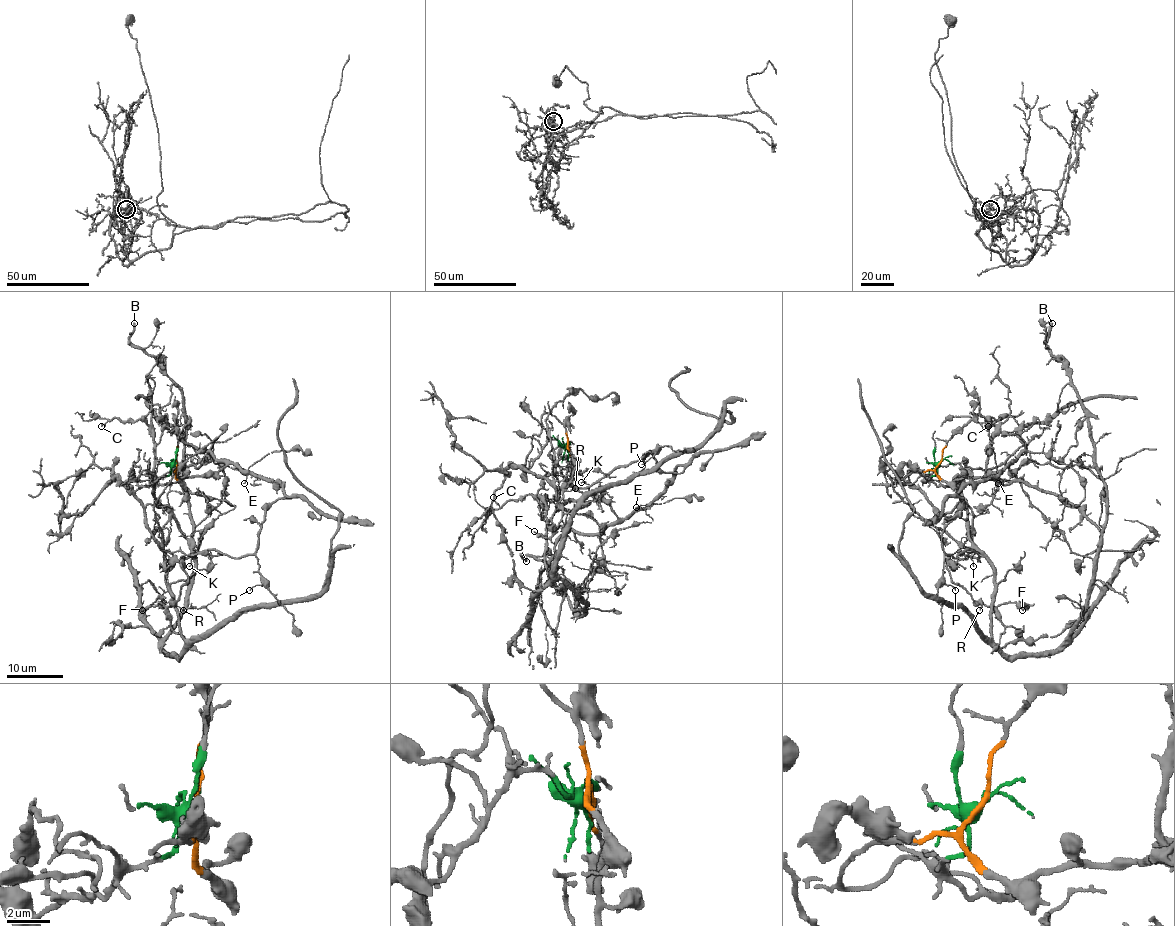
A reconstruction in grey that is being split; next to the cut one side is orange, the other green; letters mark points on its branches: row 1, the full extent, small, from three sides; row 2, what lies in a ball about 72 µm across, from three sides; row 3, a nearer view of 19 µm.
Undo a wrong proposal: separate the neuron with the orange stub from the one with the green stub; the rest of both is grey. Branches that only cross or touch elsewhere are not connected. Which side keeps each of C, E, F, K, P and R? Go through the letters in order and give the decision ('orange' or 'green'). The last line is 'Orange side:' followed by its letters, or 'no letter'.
C: green
E: orange
F: orange
K: green
P: orange
R: orange
Orange side: E, F, P, R

